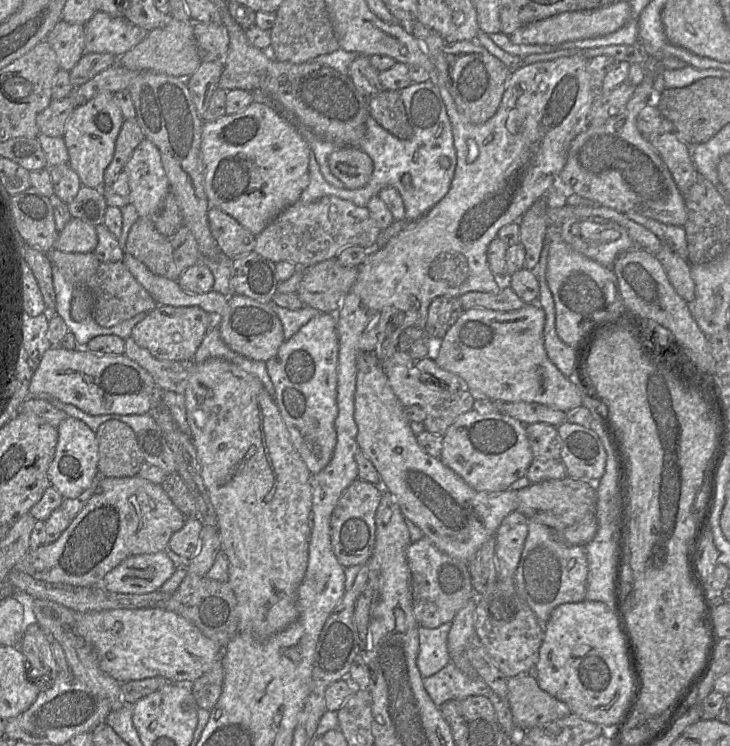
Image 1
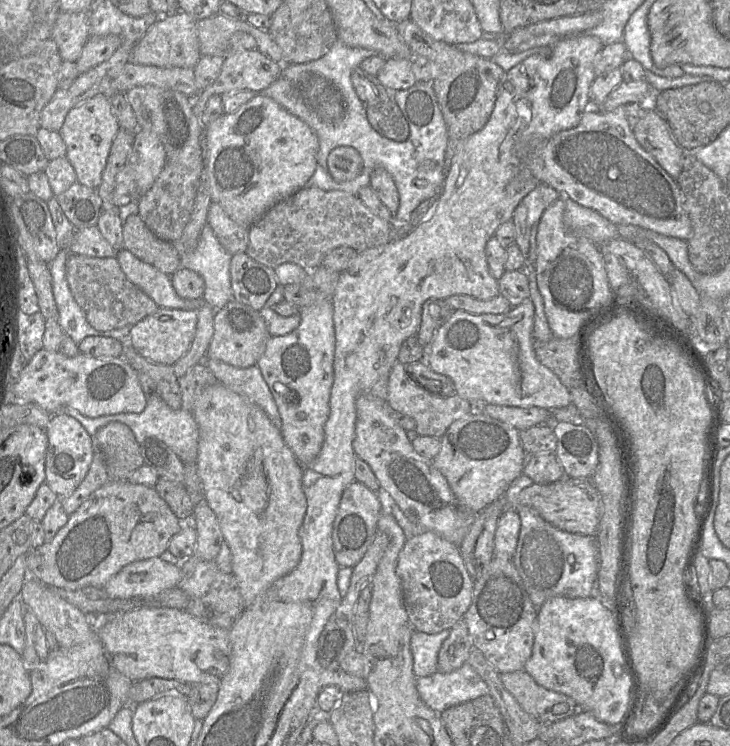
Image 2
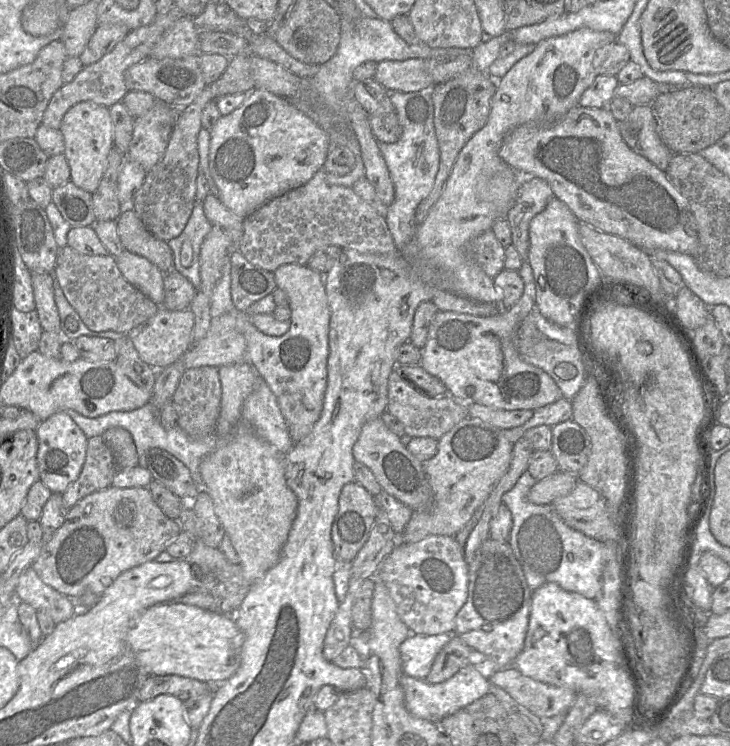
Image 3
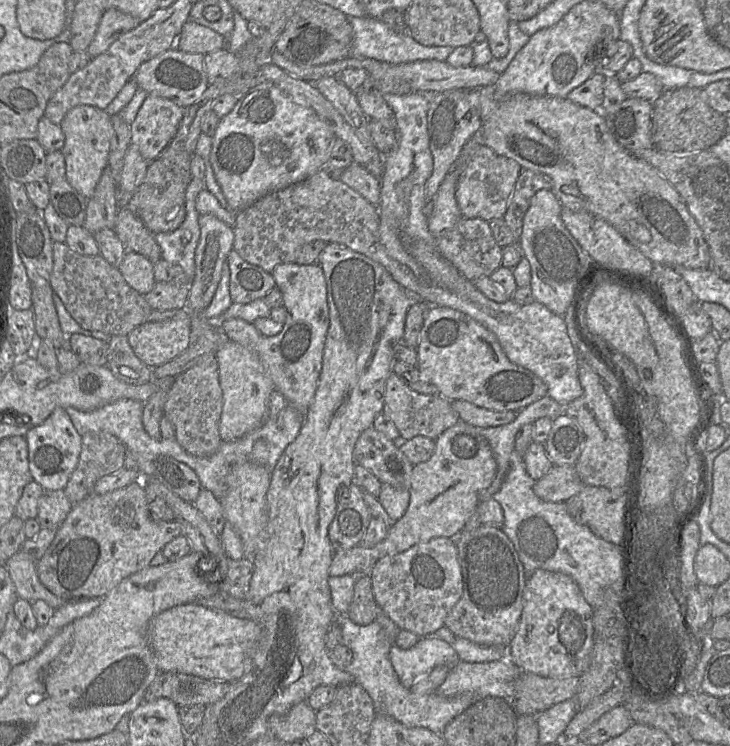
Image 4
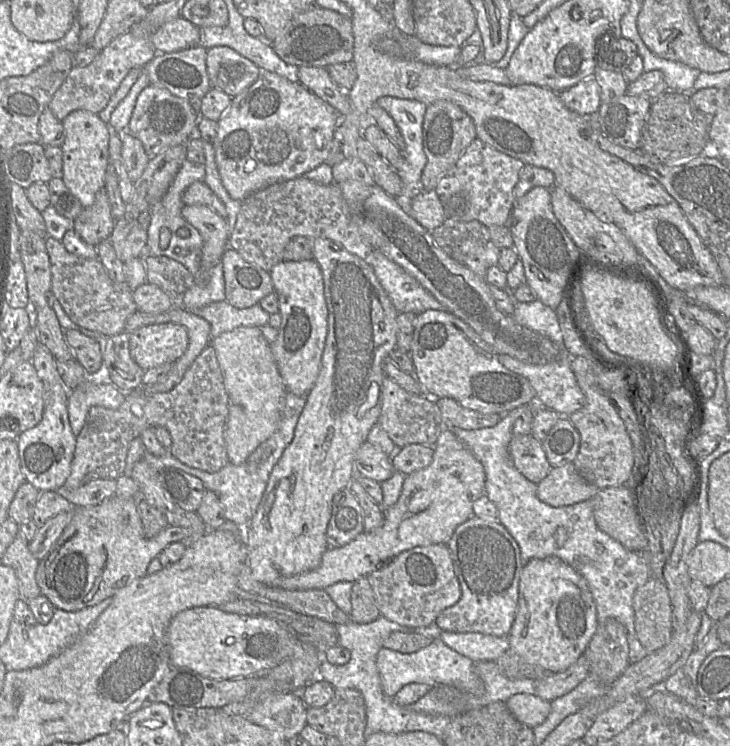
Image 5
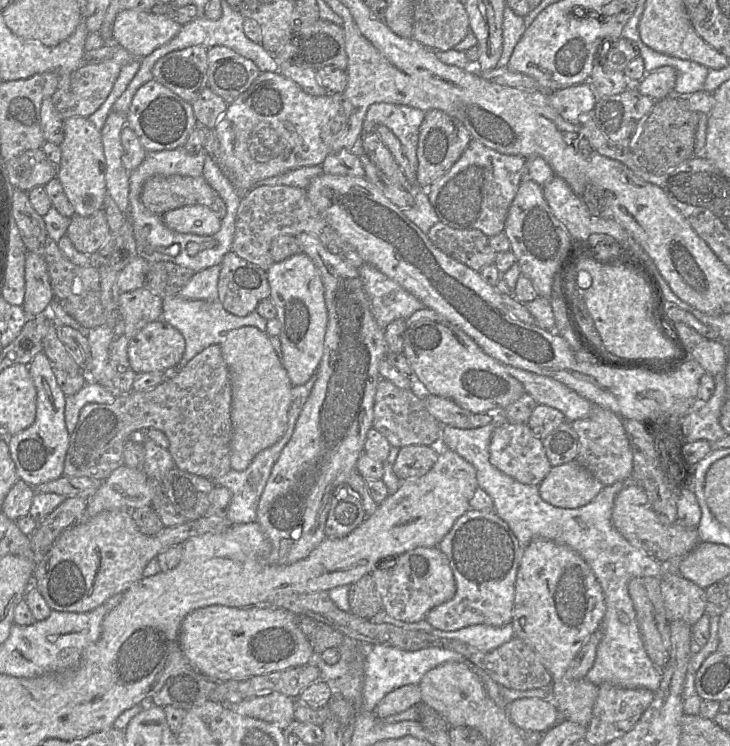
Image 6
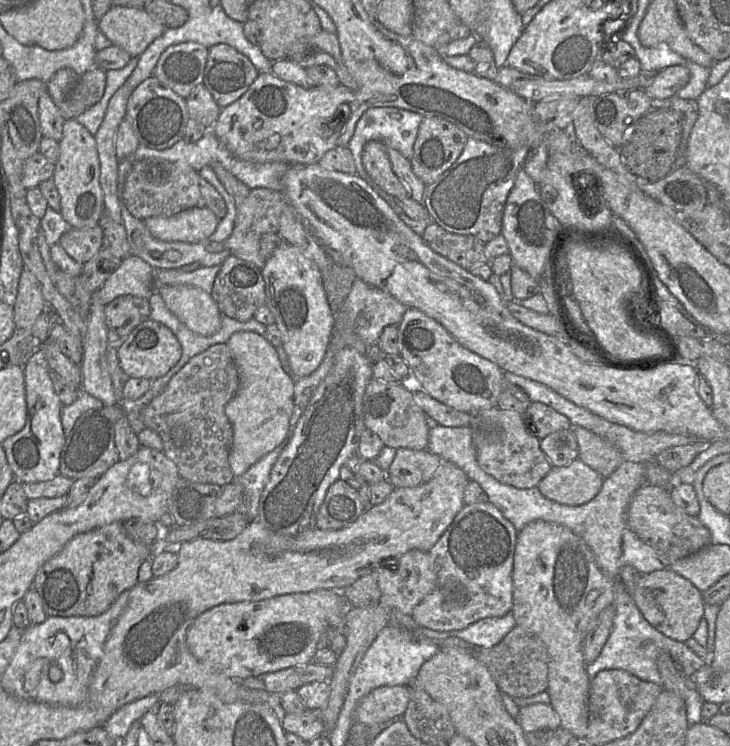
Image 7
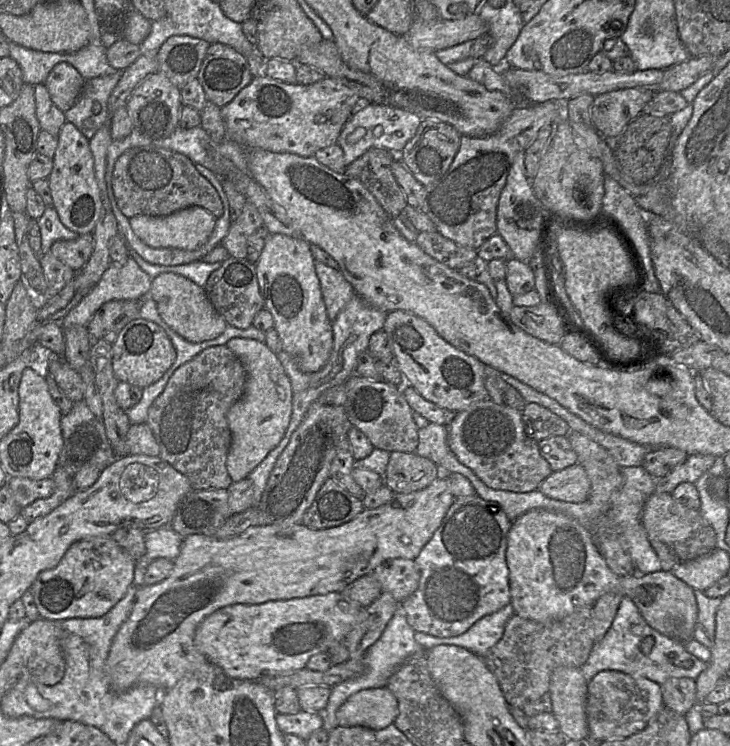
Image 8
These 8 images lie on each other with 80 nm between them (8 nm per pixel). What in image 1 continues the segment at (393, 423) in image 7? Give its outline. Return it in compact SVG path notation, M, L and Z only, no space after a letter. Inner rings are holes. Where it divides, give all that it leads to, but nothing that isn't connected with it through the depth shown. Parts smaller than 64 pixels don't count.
M397 350L384 364L388 382L404 408L418 405L425 411L426 418L423 422L425 431L443 437L449 426L460 415L473 409L475 399L465 388L450 392L435 385L423 383L420 380L418 370L415 368L415 363L416 361L409 355Z

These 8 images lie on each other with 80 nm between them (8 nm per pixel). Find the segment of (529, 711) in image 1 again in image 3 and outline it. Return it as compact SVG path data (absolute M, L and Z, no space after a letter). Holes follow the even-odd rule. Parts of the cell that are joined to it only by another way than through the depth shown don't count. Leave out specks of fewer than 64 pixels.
M513 665L497 670L489 681L491 685L505 690L516 702L540 719L566 715L577 694L566 687L534 680Z

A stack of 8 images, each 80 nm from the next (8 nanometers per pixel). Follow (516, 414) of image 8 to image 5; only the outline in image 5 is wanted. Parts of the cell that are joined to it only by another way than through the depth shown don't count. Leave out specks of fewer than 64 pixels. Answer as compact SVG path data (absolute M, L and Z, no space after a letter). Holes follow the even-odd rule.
M531 433L513 436L509 443L509 453L515 468L535 484L540 483L551 469L542 442Z

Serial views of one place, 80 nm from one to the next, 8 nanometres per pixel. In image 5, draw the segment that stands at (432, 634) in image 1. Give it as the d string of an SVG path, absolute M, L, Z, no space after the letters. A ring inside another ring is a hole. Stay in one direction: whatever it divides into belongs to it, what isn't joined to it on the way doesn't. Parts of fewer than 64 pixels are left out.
M434 640L429 646L410 654L383 647L377 654L376 665L383 692L389 697L393 697L409 683L427 684L431 687L450 685L462 694L473 696L482 696L485 692L484 683L477 674L474 662L440 640Z

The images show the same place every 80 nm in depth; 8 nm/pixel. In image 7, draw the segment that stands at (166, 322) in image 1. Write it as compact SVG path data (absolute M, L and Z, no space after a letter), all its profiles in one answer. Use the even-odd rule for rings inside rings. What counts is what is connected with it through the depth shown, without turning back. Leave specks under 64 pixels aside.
M147 319L136 326L125 339L121 339L117 351L120 366L130 378L155 380L177 364L181 358L182 346L170 328Z

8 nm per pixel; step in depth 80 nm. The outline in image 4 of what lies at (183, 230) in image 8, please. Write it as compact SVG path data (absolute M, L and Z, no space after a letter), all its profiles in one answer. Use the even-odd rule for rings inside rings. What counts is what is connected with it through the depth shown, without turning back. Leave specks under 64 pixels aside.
M200 214L200 240L195 252L195 276L190 286L188 310L193 315L200 315L211 303L219 285L223 264L227 261L229 252L233 249L233 227L211 214Z

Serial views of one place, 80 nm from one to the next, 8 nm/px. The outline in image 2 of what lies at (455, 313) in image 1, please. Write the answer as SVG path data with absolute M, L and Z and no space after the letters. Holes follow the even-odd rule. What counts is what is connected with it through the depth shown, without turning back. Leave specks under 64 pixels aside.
M429 299L423 304L421 324L416 334L422 346L433 342L438 329L454 311L446 299Z

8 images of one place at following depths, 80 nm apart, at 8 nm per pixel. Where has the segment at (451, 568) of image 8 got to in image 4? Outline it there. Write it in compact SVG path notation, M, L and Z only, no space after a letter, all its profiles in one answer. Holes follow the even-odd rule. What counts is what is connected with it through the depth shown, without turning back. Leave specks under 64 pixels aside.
M481 524L473 530L462 530L455 538L463 578L463 594L445 619L444 626L456 637L483 646L508 647L513 639L523 609L527 575L518 553L502 528Z

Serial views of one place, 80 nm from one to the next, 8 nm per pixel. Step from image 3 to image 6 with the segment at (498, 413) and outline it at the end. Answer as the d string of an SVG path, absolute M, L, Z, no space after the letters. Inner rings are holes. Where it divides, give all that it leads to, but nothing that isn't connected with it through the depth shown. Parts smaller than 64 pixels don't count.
M426 395L423 399L428 411L443 426L472 429L486 426L493 419L493 413L473 413L449 398Z

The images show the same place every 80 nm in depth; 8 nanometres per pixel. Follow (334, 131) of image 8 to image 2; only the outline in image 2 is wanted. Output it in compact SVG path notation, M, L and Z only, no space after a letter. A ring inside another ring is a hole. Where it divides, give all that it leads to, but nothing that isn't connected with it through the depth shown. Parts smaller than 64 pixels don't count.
M256 93L234 113L223 114L204 126L204 134L211 199L246 228L276 203L305 187L318 165L316 133L262 93Z

